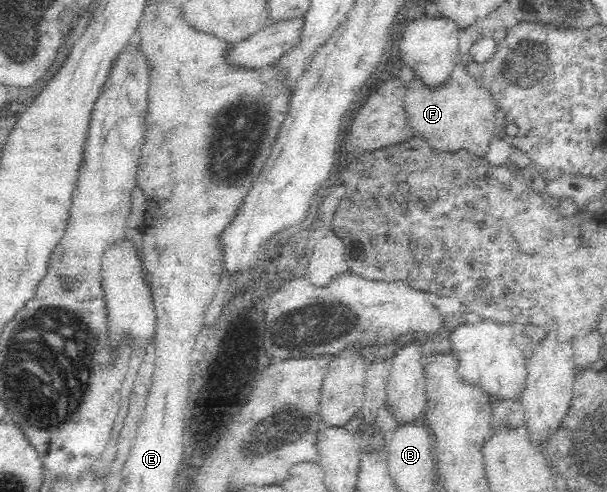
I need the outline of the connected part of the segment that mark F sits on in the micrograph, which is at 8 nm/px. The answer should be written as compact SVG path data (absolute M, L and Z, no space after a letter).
M457 64L448 84L434 91L413 79L406 87L403 101L411 139L421 138L435 153L455 156L469 150L469 154L485 158L493 138L493 104L463 66Z

